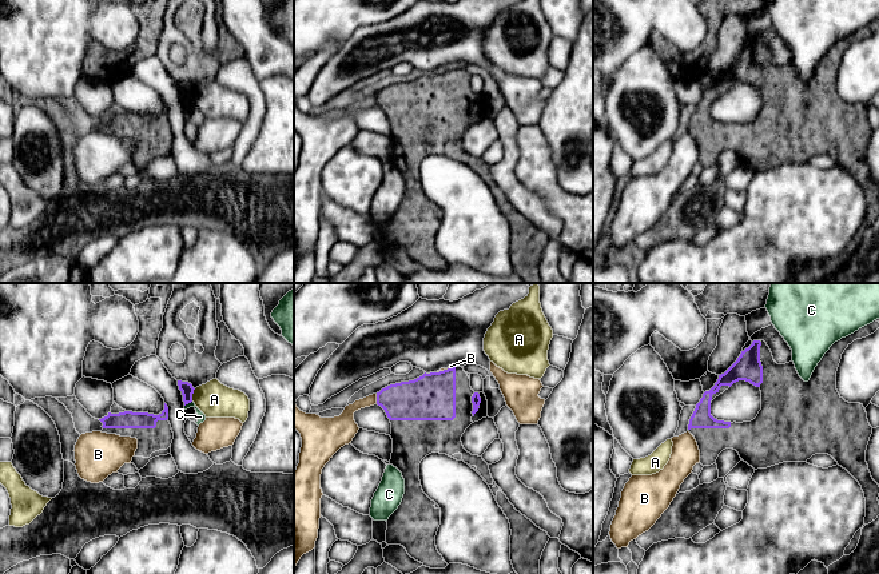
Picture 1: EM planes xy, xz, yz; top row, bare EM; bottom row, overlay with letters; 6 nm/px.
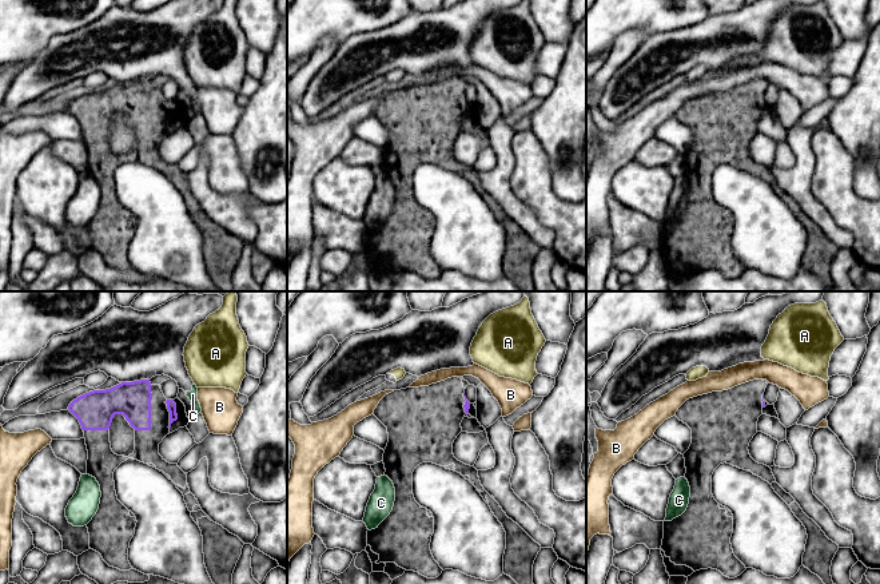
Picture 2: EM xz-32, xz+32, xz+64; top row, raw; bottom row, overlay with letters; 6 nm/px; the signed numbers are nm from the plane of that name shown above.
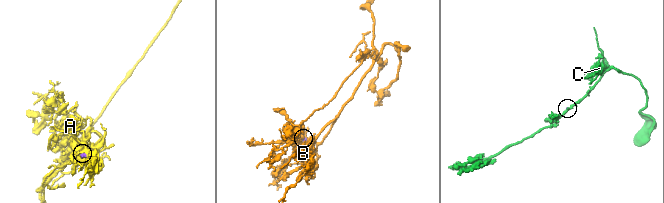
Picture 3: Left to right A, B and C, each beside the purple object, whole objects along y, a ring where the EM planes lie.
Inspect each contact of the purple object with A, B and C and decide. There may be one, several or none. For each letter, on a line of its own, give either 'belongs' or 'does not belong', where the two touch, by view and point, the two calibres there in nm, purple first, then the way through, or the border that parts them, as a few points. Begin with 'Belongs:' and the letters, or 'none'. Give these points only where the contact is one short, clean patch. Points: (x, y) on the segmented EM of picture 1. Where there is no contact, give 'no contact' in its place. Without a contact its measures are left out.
Belongs: none
A: does not belong | xy (191, 395) | 80/220 nm | along xy (195, 389), (191, 401)
B: does not belong | xz (377, 399) | 240/140 nm
C: does not belong | xy (187, 403) | 80/50 nm | along xy (191, 401), (185, 406)

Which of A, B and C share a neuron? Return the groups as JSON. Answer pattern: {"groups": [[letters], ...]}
{"groups": [["A"], ["B"], ["C"]]}

